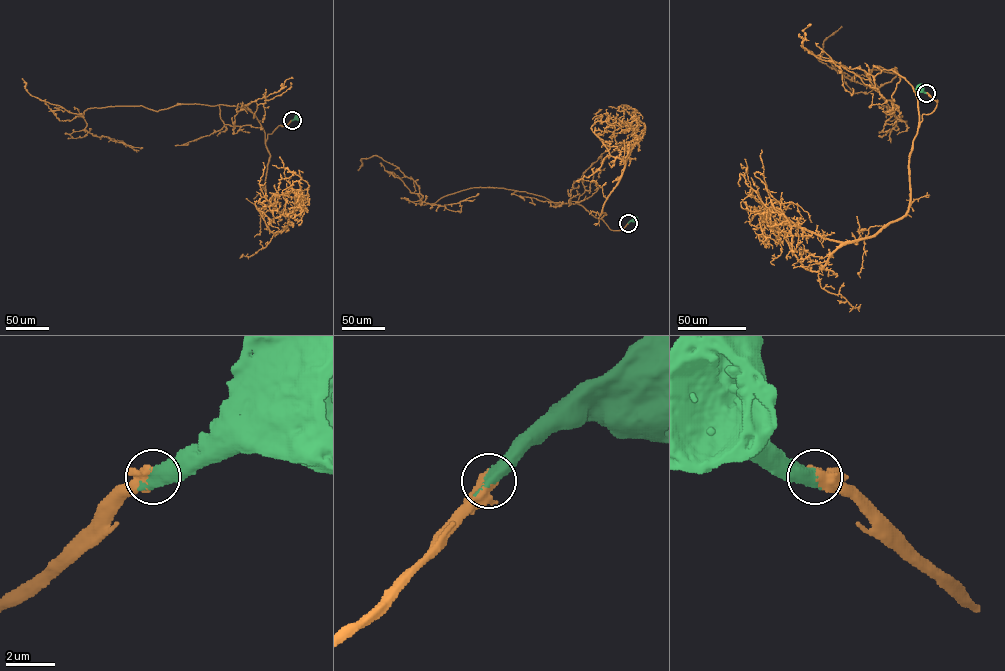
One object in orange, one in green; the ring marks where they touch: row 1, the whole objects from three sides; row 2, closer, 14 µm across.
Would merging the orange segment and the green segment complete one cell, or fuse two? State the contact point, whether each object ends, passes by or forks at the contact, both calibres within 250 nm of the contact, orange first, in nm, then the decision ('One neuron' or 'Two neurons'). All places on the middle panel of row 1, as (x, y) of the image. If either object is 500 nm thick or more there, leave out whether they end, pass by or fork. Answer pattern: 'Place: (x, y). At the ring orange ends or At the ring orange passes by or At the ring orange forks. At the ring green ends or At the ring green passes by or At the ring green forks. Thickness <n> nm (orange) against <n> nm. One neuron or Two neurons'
Place: (628, 223). Thickness 600 nm (orange) against 600 nm. One neuron

